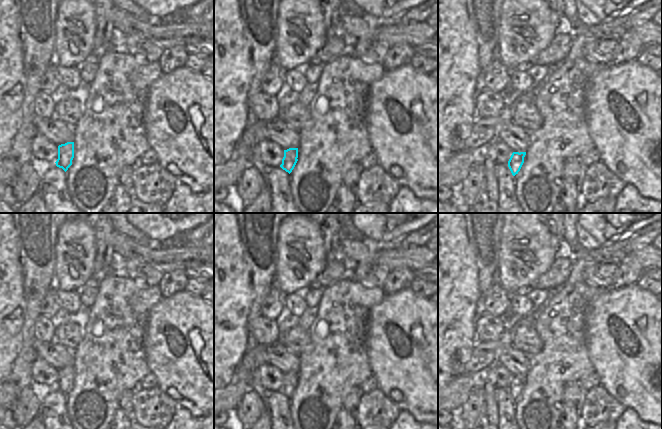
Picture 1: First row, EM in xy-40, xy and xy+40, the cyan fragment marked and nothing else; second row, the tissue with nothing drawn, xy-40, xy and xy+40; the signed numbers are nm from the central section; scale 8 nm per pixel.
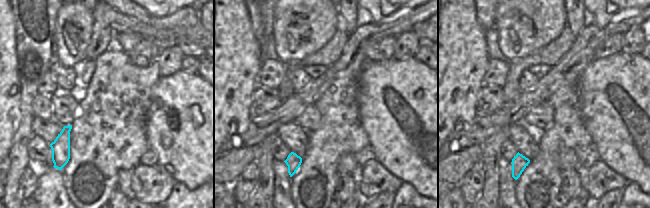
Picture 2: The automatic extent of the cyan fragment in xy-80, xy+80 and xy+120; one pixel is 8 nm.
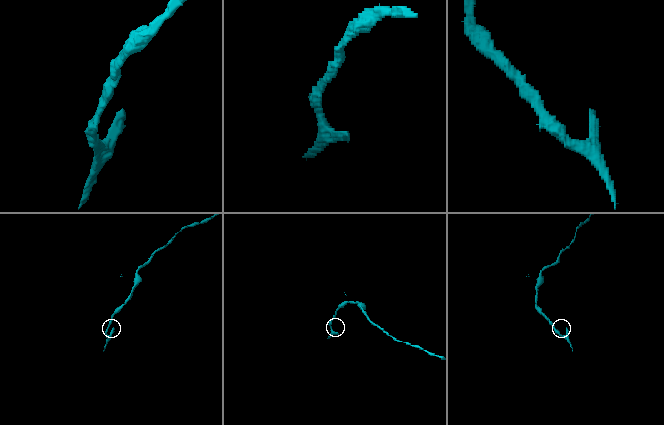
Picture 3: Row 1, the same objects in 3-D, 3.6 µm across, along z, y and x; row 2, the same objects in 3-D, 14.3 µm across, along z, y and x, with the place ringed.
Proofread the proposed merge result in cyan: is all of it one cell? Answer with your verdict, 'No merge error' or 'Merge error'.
Merge error

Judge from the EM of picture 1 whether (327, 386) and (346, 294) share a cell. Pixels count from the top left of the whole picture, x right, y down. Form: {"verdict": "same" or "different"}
{"verdict": "same"}

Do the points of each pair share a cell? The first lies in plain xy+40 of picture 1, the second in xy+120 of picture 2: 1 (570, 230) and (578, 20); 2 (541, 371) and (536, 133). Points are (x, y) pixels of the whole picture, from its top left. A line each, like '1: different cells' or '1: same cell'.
1: same cell
2: different cells

